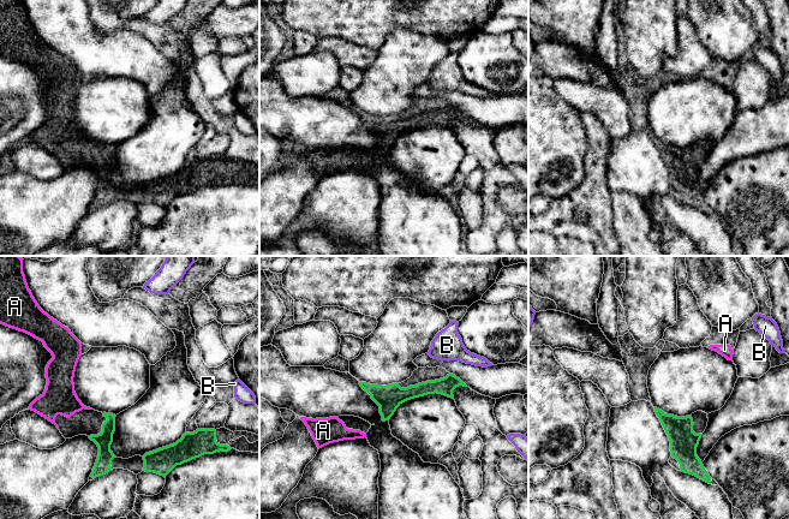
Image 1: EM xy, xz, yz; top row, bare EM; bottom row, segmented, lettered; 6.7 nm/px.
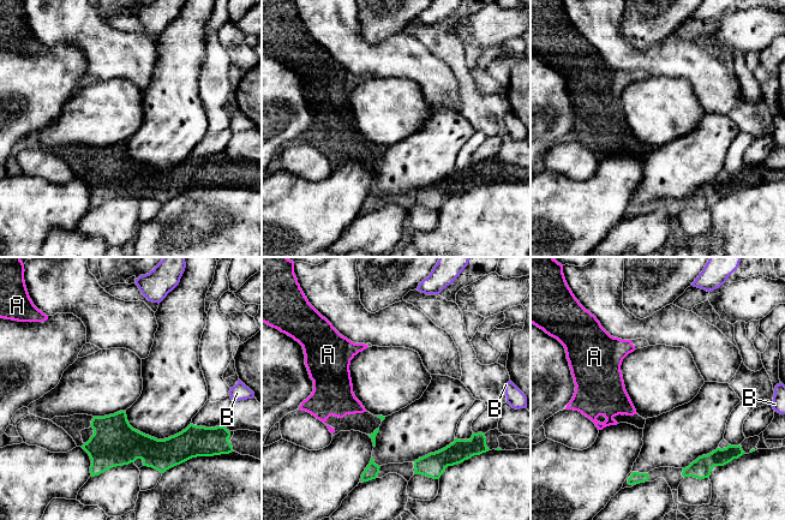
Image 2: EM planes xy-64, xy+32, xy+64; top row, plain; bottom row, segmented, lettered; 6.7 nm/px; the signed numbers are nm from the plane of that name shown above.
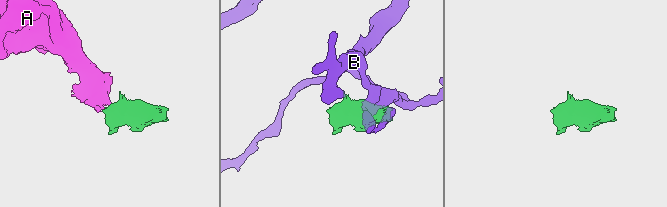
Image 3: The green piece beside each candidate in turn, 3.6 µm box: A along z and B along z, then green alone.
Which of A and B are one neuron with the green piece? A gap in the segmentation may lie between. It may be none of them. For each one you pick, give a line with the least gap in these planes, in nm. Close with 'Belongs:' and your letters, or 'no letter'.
A: 80 nm apart
Belongs: A

